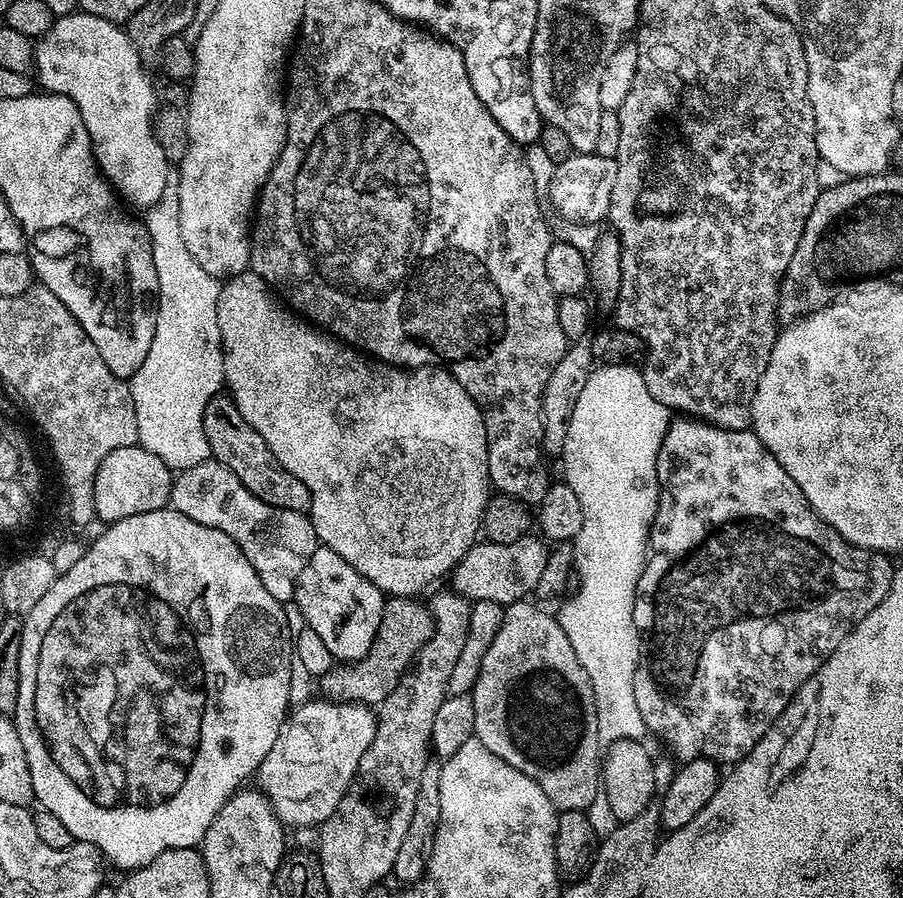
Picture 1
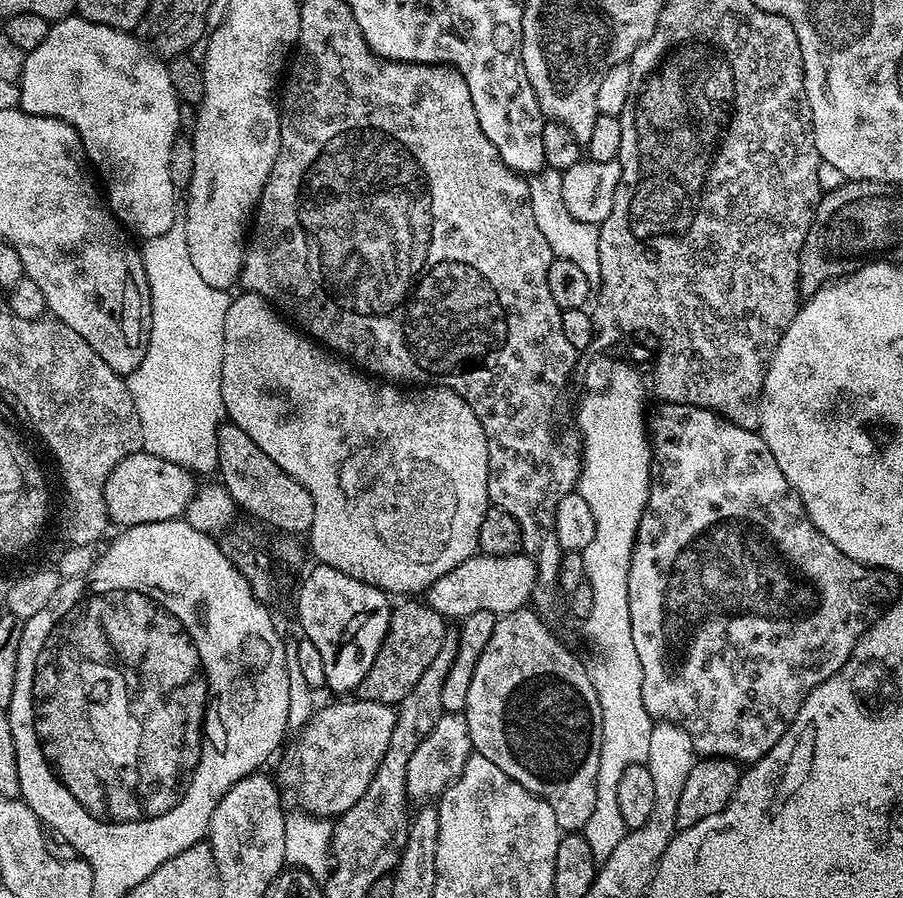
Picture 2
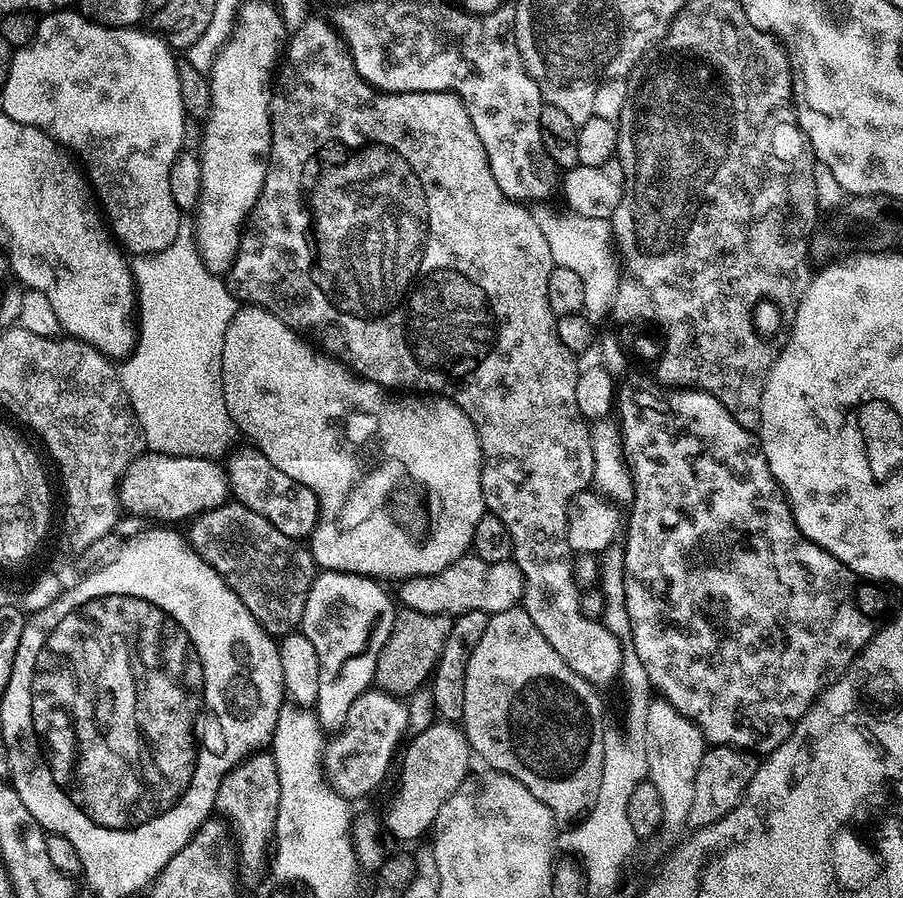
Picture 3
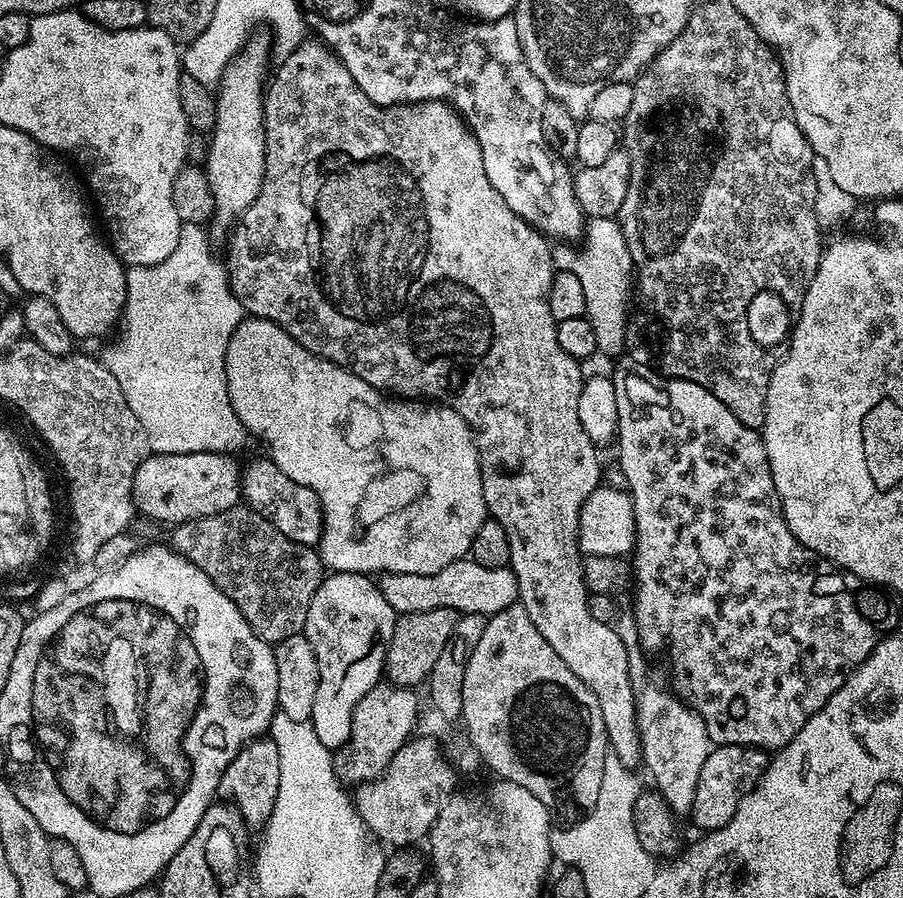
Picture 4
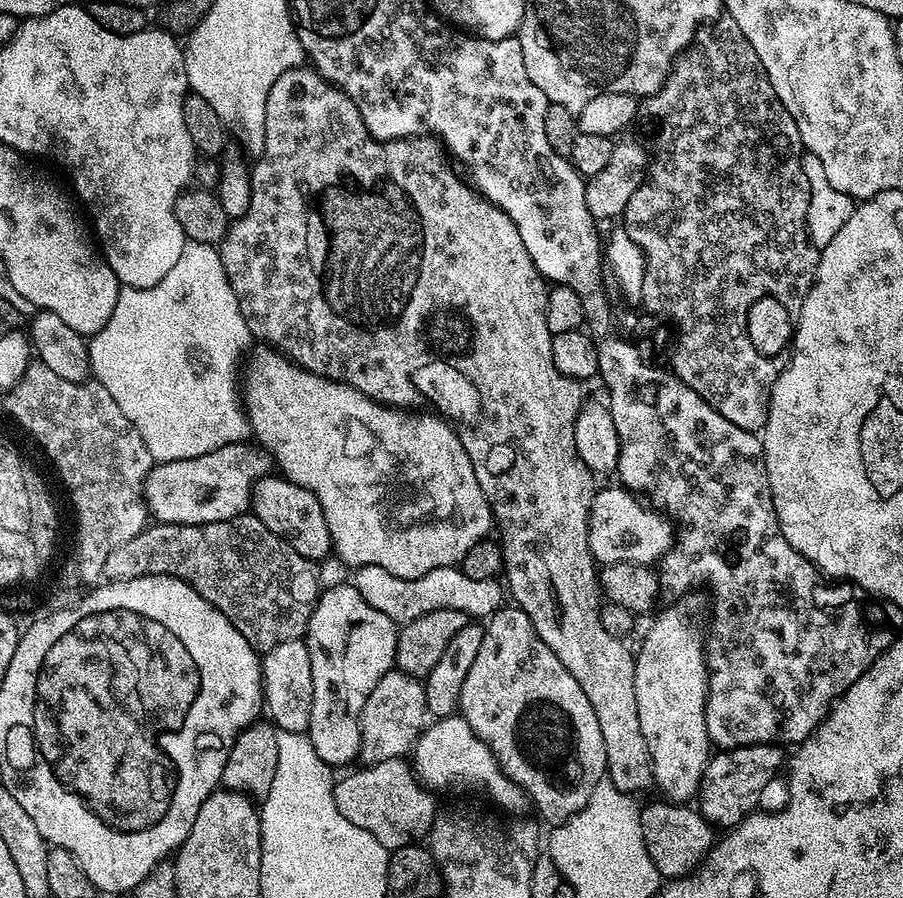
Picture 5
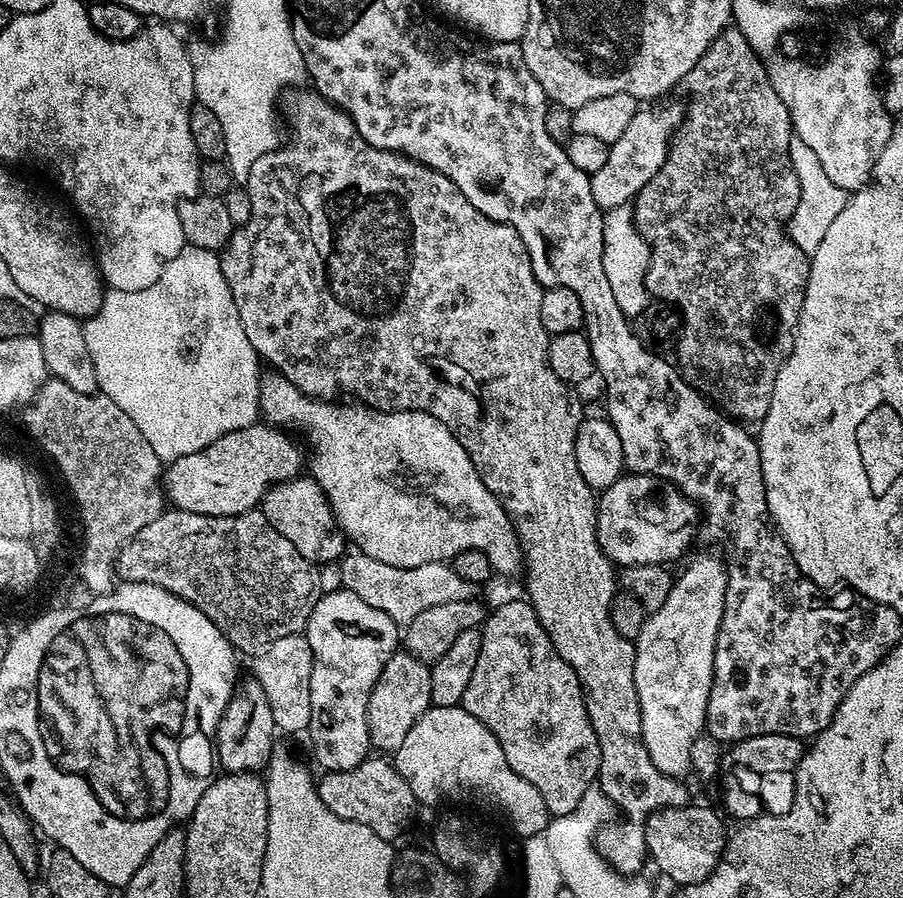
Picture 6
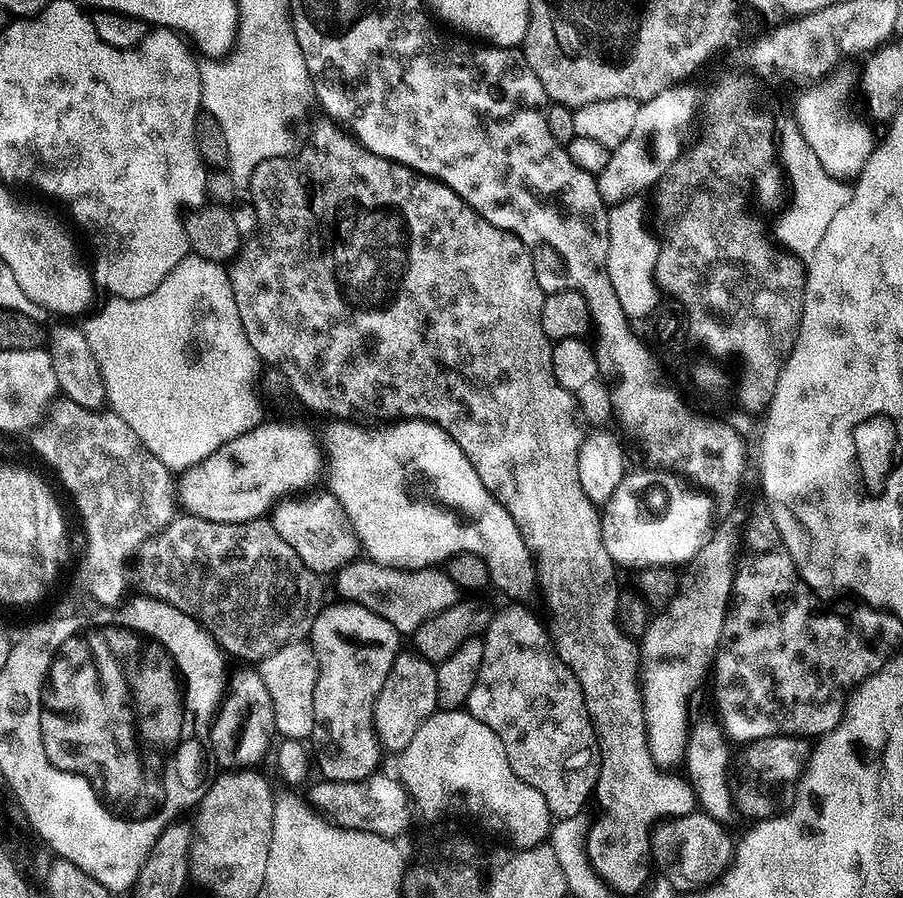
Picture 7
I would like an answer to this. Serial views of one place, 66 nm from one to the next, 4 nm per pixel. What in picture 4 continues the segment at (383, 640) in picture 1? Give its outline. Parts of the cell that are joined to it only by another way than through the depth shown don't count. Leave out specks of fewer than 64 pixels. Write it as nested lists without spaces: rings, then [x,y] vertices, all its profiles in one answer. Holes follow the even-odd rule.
[[[453,608],[397,615],[394,634],[390,638],[384,659],[384,676],[387,683],[398,688],[419,689],[419,684],[421,687],[434,670],[434,662],[438,662],[442,646],[446,646],[446,638],[450,638],[450,630],[454,630],[457,615]]]

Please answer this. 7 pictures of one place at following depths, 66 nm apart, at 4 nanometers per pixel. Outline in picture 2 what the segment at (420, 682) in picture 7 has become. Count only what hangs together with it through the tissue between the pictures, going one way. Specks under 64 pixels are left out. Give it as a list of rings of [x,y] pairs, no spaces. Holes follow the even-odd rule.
[[[344,698],[341,704],[328,704],[324,709],[313,711],[312,717],[303,728],[299,729],[296,745],[288,756],[288,765],[284,768],[284,776],[292,784],[304,788],[303,811],[321,818],[337,818],[352,806],[366,792],[383,755],[390,744],[390,734],[394,732],[396,708],[391,704]]]

